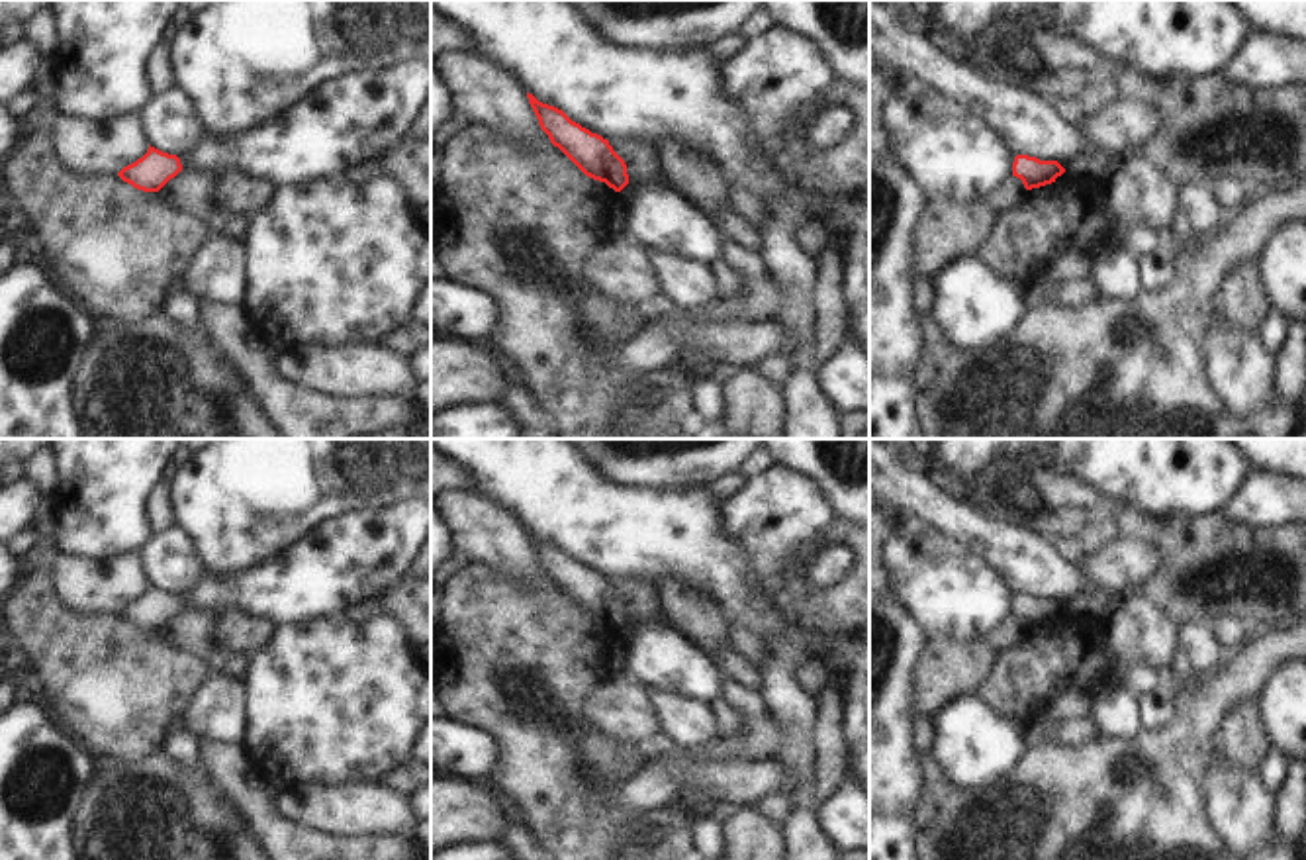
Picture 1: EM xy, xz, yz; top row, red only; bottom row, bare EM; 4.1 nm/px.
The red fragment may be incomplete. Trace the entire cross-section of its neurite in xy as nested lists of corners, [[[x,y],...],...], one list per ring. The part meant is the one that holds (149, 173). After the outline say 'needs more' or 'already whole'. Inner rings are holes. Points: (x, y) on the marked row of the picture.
[[[149,145],[147,153],[123,167],[117,176],[137,190],[159,192],[180,170],[182,165],[176,155],[163,153]]]; already whole

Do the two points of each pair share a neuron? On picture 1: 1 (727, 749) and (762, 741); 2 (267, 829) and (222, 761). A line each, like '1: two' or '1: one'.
1: one
2: one

